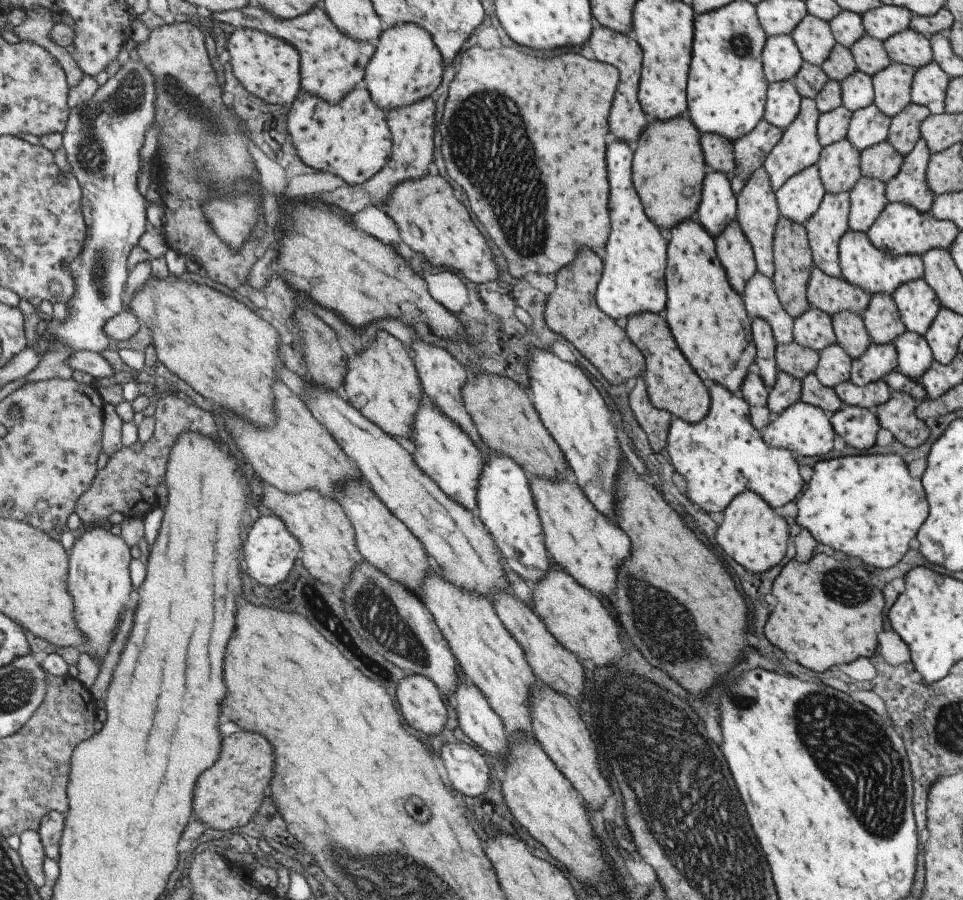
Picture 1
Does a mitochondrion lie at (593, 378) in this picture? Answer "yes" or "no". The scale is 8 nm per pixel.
no

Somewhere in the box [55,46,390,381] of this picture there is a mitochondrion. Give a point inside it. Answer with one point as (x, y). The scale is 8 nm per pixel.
(91, 148)

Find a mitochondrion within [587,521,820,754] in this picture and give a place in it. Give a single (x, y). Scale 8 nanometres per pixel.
(647, 610)

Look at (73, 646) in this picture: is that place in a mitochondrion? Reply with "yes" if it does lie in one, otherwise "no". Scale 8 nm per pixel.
no

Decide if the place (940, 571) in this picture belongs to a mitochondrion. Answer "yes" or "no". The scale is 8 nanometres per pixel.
no

